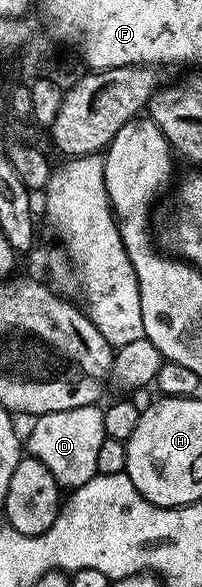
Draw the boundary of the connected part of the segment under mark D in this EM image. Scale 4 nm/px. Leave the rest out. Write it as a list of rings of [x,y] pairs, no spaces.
[[[98,404],[44,413],[32,422],[29,437],[26,436],[25,447],[28,454],[39,459],[62,488],[72,491],[83,486],[98,473],[96,455],[100,444],[106,439],[103,427],[104,413]]]

